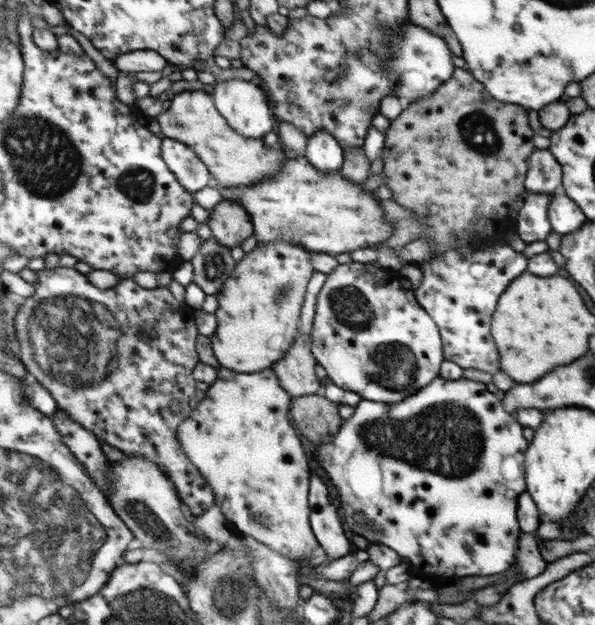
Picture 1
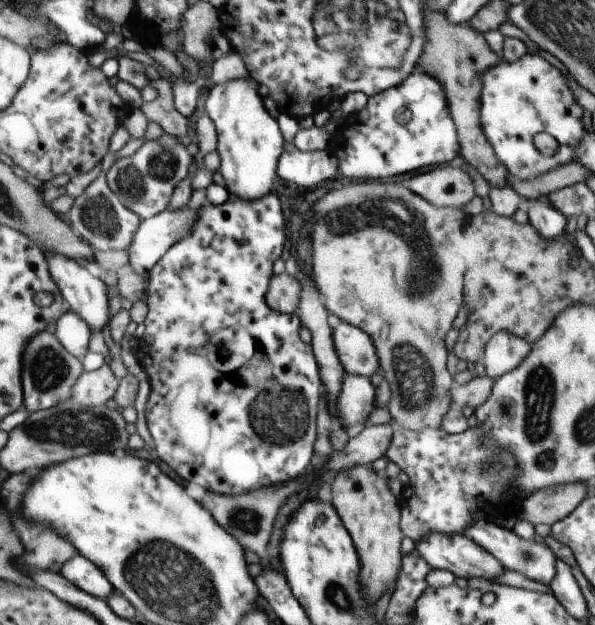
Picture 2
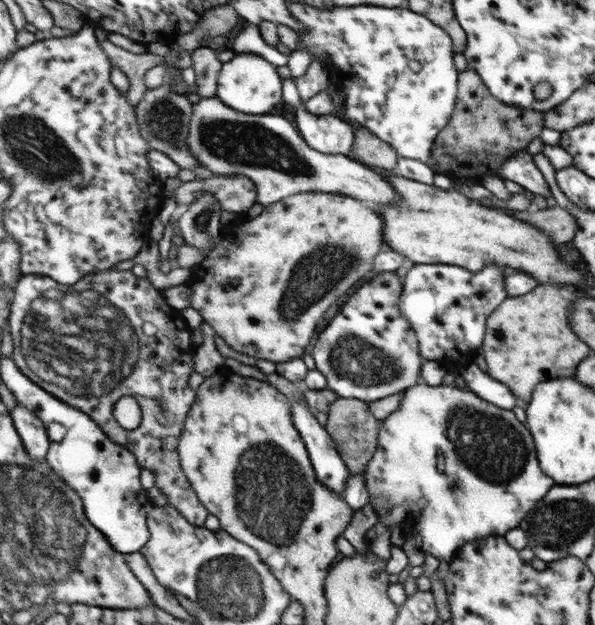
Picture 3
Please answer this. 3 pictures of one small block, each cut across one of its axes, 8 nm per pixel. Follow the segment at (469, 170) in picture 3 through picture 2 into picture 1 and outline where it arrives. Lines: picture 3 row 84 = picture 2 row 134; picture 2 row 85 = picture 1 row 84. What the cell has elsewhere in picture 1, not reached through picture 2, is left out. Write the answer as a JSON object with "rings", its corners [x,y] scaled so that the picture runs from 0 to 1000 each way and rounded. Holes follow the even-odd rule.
{"rings":[[[766,109],[761,125],[743,133],[726,154],[699,158],[676,176],[644,216],[642,275],[649,282],[649,298],[664,312],[657,318],[703,342],[706,355],[719,362],[713,384],[729,390],[708,419],[736,416],[736,410],[763,400],[776,400],[782,410],[795,408],[825,387],[840,381],[849,384],[852,374],[867,365],[864,326],[886,310],[881,298],[886,256],[901,238],[887,174],[834,160],[787,109]]]}

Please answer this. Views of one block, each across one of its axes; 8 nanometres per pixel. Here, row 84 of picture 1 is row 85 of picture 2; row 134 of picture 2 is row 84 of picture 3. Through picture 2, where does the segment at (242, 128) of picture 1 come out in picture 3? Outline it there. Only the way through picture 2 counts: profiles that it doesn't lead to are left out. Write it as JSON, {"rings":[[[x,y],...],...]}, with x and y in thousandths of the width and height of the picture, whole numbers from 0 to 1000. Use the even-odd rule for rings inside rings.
{"rings":[[[432,83],[398,86],[375,106],[375,114],[368,125],[368,147],[365,154],[403,179],[425,184],[447,182],[476,158],[476,125],[467,120],[464,110],[466,107],[454,102]]]}

